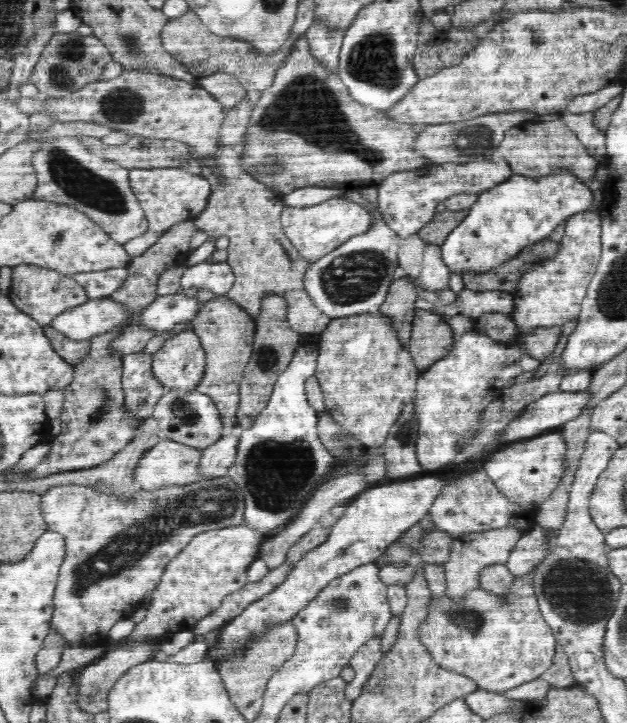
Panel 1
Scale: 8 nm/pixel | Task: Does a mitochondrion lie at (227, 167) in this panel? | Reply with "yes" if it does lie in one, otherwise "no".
no

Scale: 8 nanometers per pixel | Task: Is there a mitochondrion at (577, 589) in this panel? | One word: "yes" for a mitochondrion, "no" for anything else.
yes

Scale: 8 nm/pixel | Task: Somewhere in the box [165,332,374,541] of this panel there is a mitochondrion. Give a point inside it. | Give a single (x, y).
(275, 474)

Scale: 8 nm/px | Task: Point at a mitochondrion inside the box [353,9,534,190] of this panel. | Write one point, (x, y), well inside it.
(479, 138)

